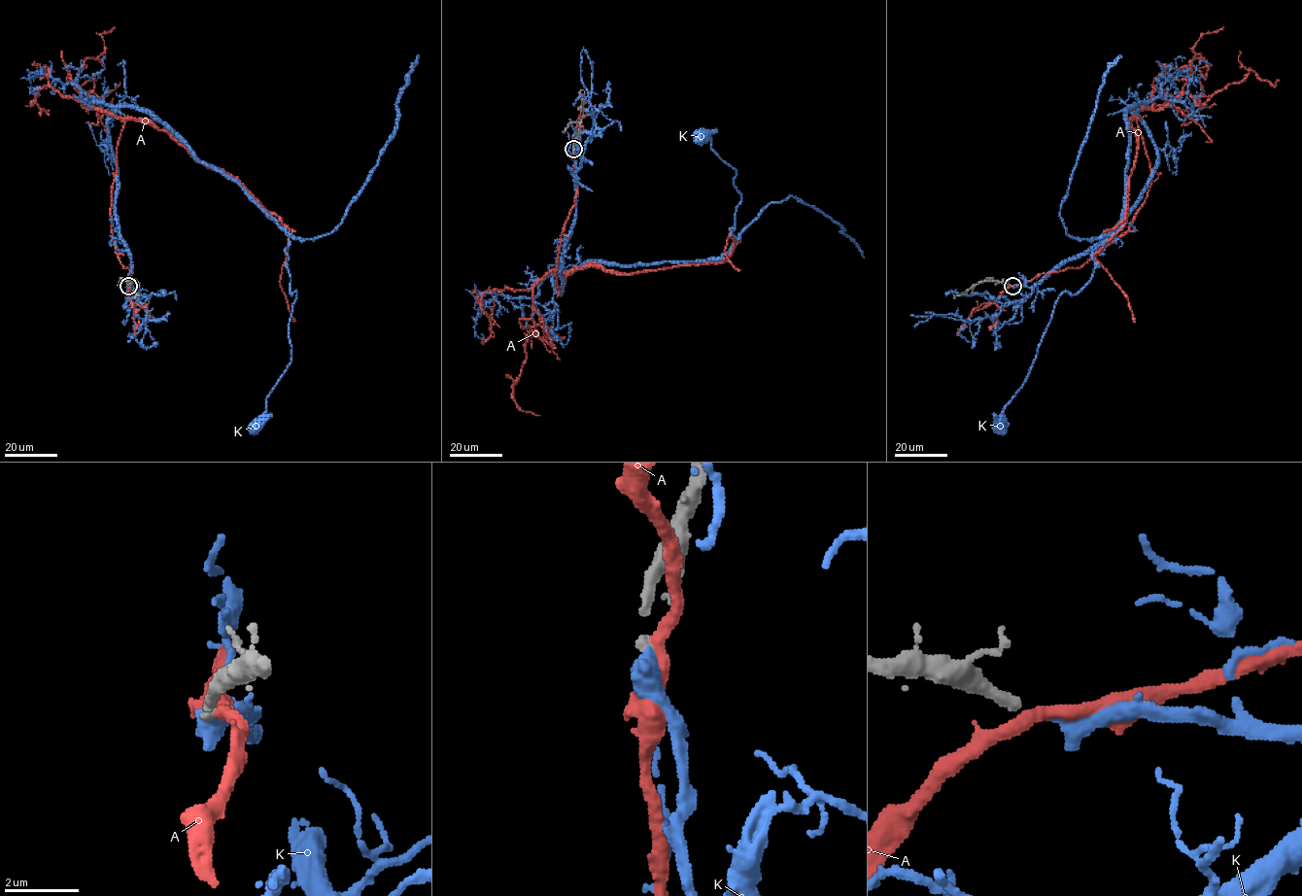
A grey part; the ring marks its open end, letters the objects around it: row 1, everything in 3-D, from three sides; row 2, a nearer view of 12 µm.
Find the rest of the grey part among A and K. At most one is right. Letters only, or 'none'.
K

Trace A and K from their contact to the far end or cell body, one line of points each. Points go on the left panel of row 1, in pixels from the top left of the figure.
A: (128, 285), (110, 203), (127, 120), (166, 129), (279, 224), (288, 237), (279, 284), (294, 322)
K: (128, 286), (108, 119), (134, 107), (230, 176), (289, 236), (291, 359), (258, 424)

